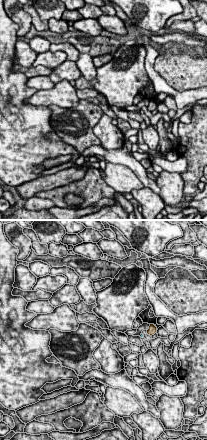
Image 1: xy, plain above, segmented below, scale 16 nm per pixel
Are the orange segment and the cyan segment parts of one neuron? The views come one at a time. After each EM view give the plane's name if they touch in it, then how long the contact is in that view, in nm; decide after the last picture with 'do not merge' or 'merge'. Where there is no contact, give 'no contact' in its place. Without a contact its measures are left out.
no contact

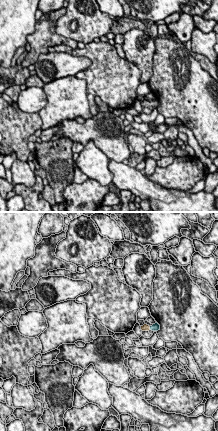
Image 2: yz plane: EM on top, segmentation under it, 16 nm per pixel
meets orange in yz; contact 70 nm long

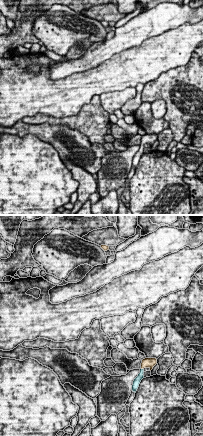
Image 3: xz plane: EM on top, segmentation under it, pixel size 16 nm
meets orange in xz; contact 50 nm long

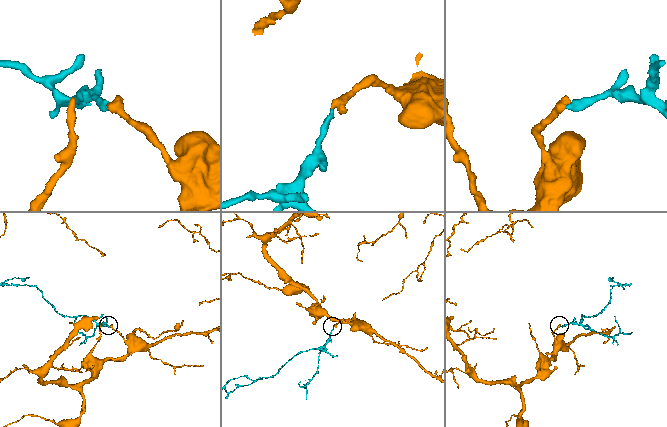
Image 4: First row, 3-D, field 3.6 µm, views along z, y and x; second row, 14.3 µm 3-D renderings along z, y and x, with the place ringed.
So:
merge

